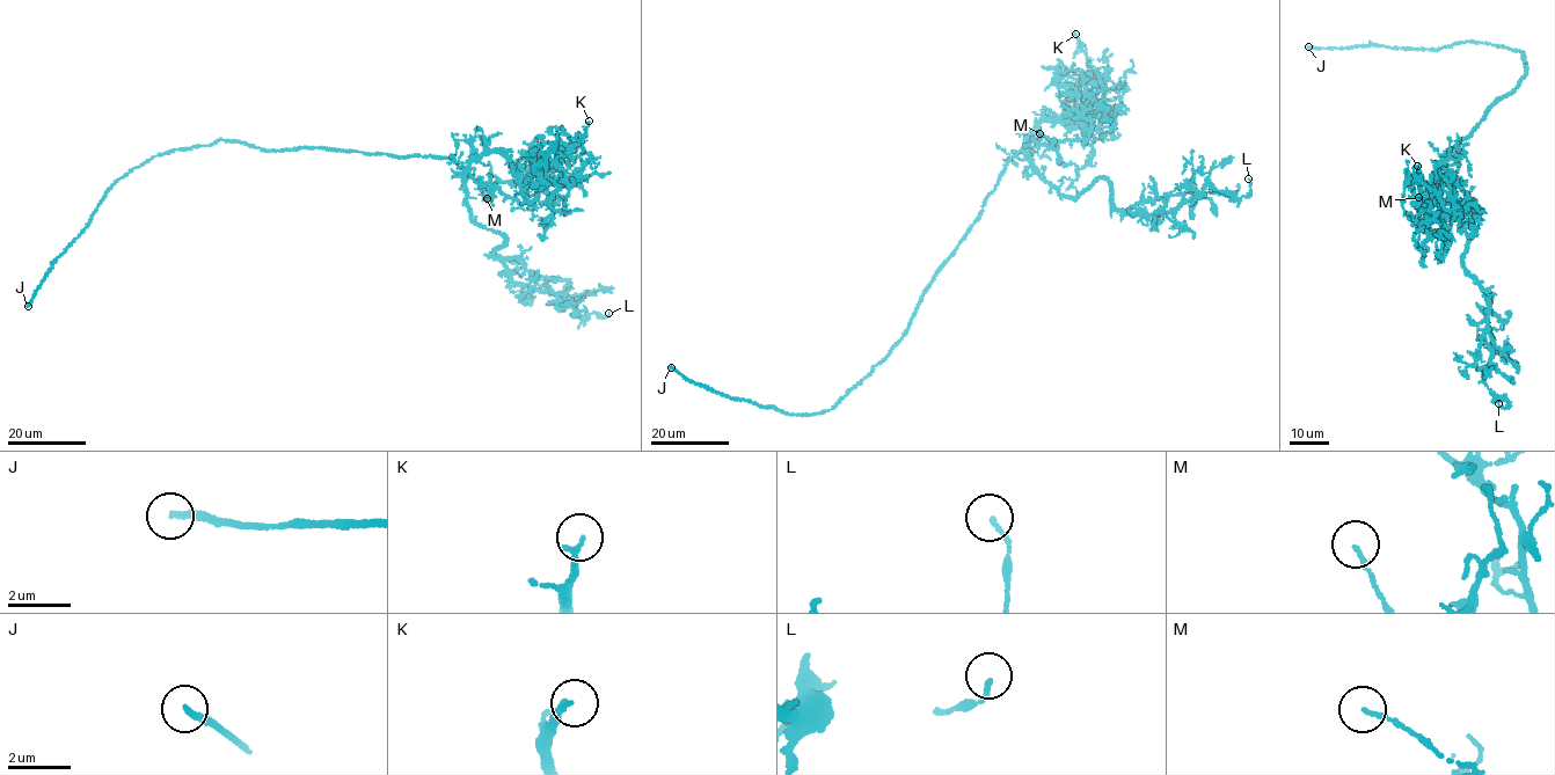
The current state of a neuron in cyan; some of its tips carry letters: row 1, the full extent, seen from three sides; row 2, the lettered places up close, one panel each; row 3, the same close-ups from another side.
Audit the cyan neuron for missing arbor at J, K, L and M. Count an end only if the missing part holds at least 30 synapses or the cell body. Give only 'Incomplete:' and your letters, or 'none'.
Incomplete: J

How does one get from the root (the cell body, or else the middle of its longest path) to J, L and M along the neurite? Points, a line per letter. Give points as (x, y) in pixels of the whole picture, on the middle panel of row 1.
J: (953, 254), (924, 293), (903, 338), (830, 410), (789, 415), (771, 407), (718, 394), (692, 382), (671, 367)
L: (953, 254), (1019, 152), (1071, 199), (1108, 180), (1132, 216), (1209, 183), (1246, 196), (1248, 178)
M: (953, 254), (1007, 162), (1026, 150), (1039, 123), (1077, 122), (1089, 132), (1052, 145), (1039, 133)

